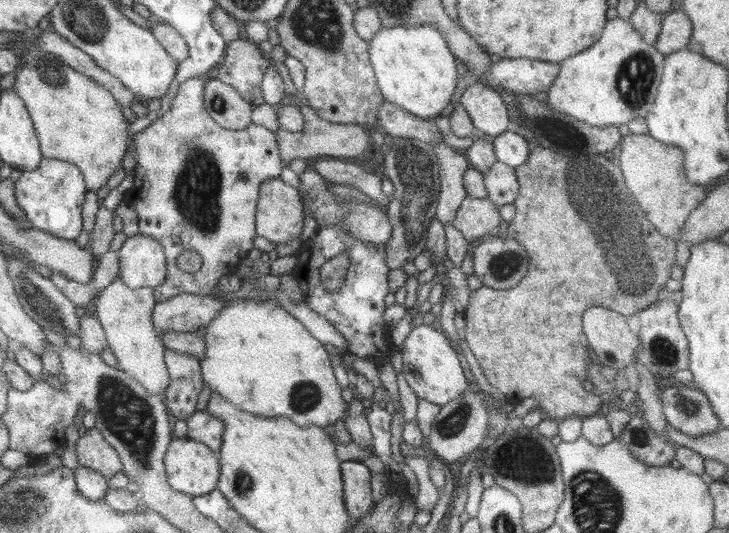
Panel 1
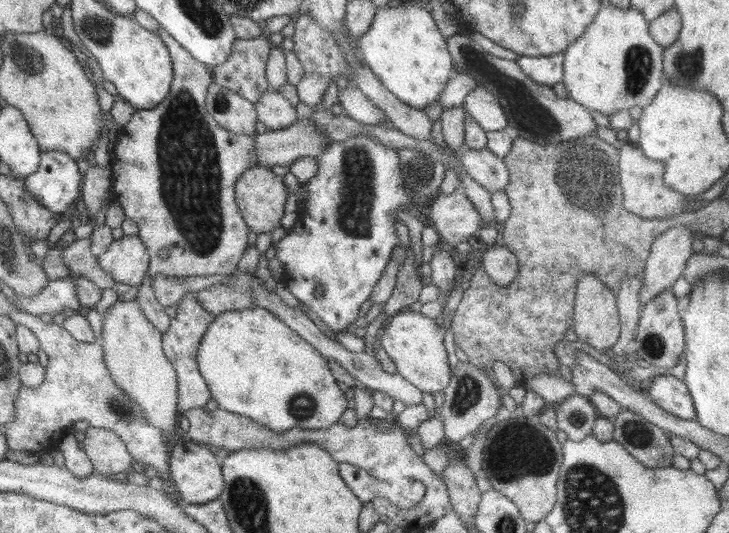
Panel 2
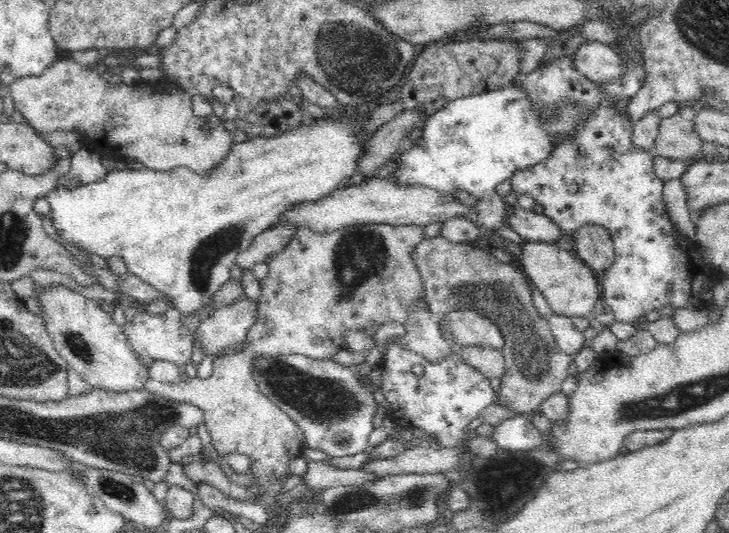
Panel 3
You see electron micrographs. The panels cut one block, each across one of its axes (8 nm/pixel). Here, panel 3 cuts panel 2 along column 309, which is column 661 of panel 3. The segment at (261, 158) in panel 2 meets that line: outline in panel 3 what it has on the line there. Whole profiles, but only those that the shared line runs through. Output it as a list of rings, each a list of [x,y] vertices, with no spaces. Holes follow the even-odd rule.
[[[686,106],[671,118],[660,121],[654,154],[672,160],[686,161],[703,149],[705,143],[694,130],[697,110]]]

